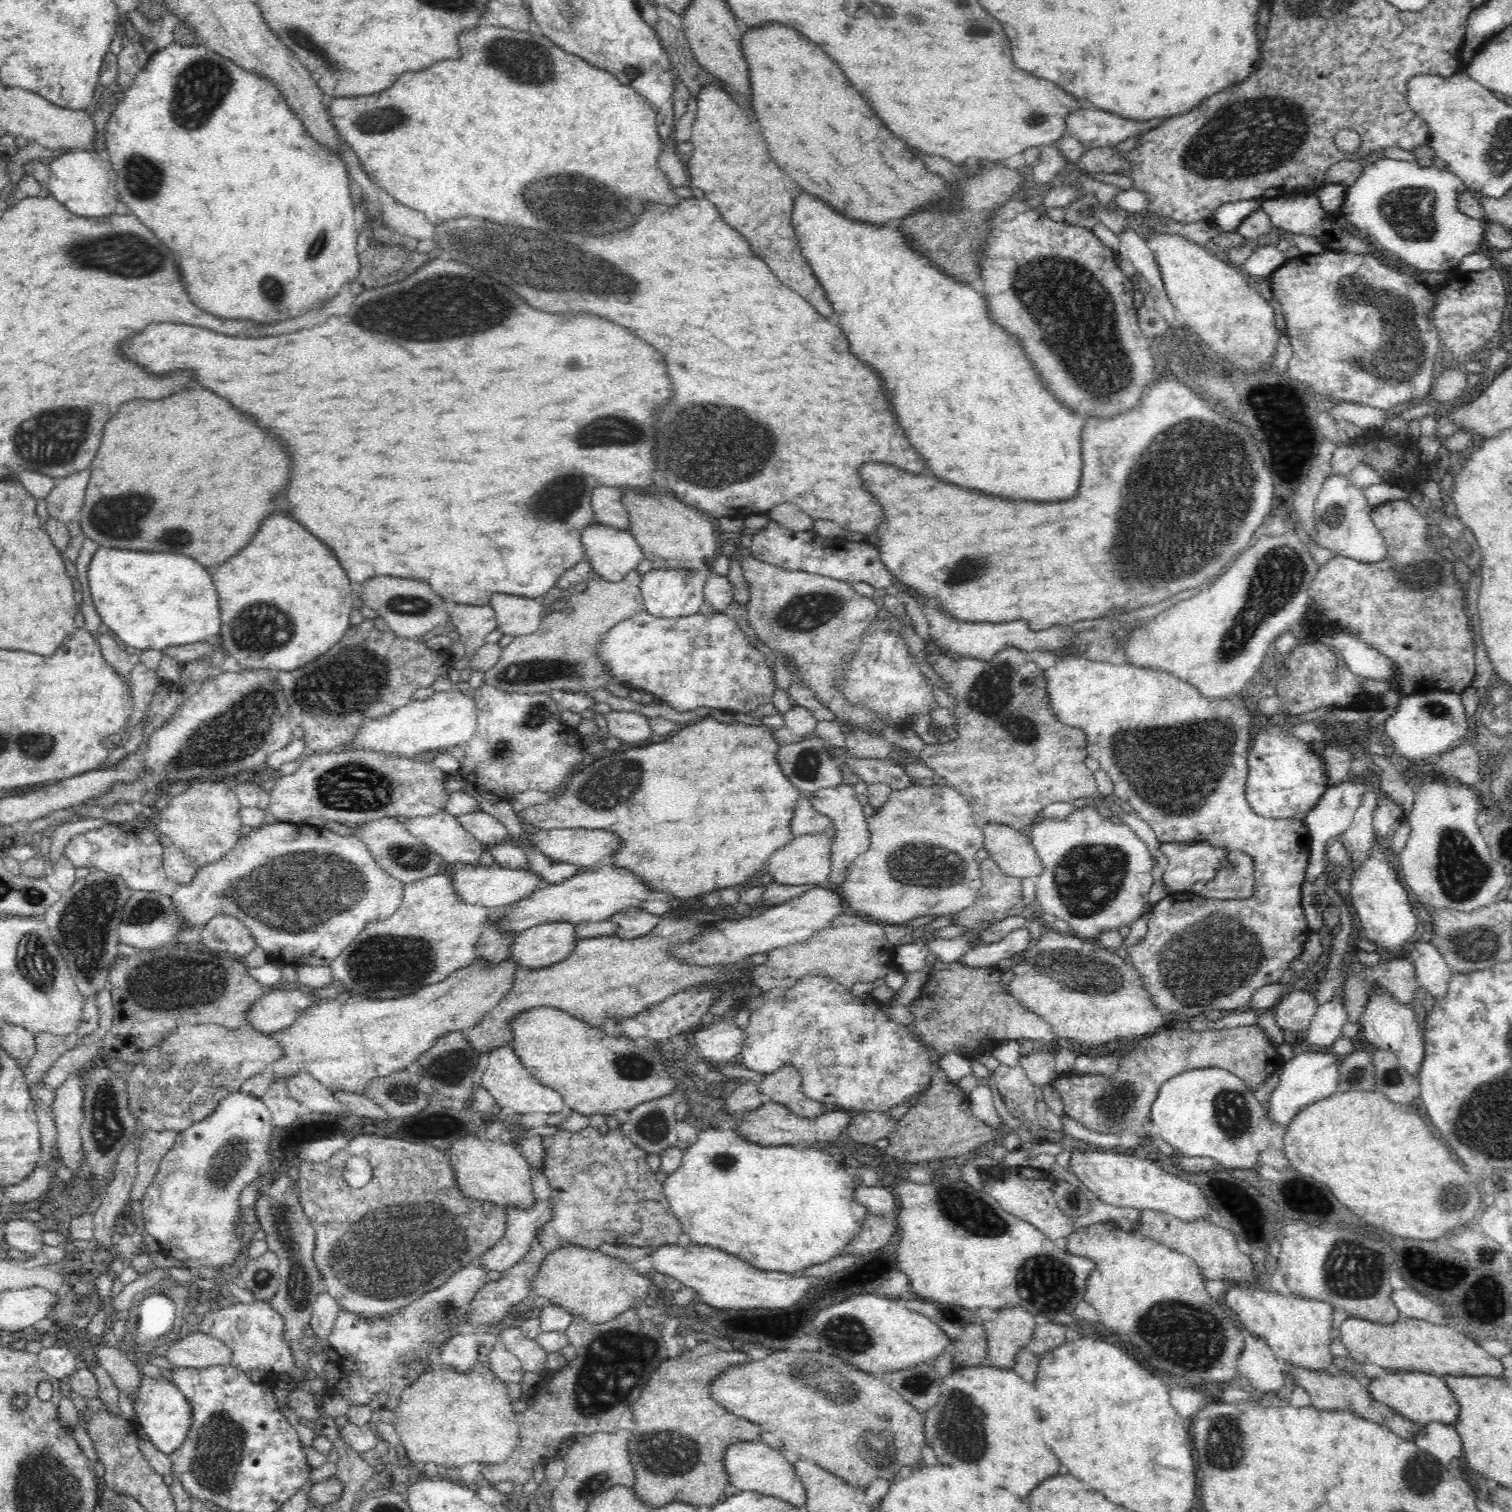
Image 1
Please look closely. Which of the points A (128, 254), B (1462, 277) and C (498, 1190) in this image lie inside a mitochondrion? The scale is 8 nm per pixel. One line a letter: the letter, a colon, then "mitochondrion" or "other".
A: mitochondrion
B: other
C: other

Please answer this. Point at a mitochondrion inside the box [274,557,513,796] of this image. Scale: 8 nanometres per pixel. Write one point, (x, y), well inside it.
(354, 680)

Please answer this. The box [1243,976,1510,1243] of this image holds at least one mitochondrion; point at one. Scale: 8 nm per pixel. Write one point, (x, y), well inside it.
(1453, 1198)

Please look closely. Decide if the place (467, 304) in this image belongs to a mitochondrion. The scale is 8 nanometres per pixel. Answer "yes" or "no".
yes

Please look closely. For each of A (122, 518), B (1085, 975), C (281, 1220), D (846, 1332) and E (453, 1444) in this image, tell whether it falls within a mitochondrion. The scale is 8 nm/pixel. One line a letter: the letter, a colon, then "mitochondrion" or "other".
A: mitochondrion
B: mitochondrion
C: mitochondrion
D: mitochondrion
E: other

